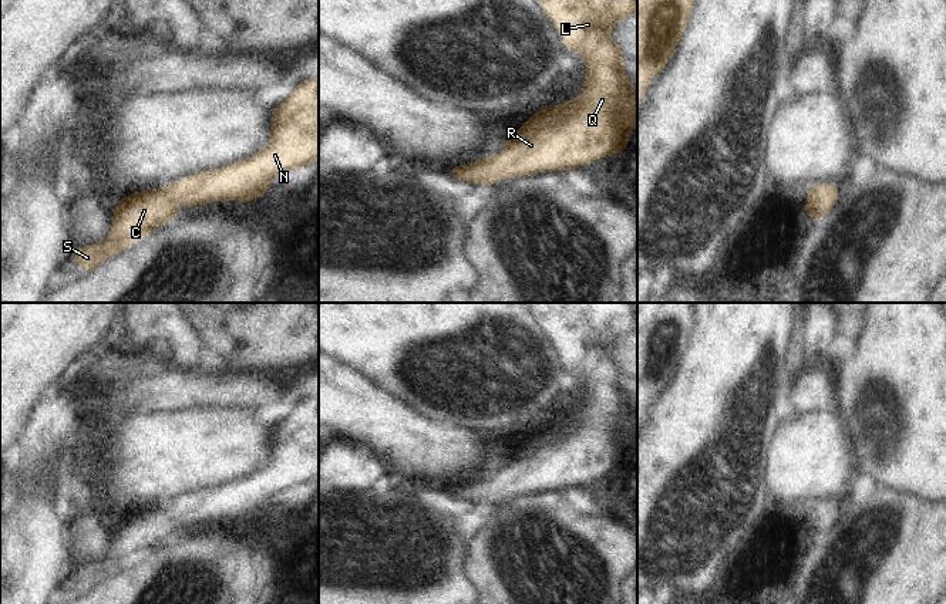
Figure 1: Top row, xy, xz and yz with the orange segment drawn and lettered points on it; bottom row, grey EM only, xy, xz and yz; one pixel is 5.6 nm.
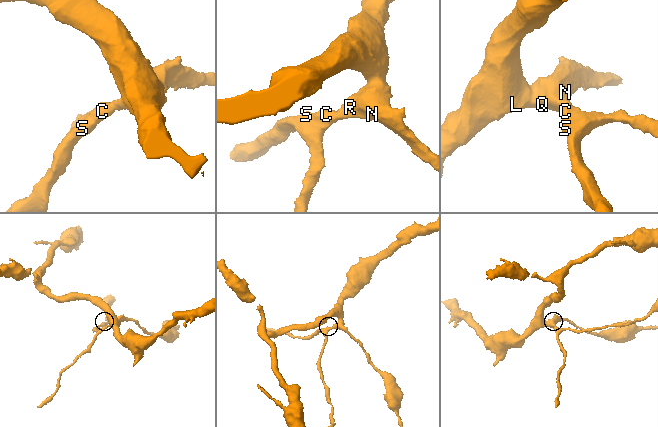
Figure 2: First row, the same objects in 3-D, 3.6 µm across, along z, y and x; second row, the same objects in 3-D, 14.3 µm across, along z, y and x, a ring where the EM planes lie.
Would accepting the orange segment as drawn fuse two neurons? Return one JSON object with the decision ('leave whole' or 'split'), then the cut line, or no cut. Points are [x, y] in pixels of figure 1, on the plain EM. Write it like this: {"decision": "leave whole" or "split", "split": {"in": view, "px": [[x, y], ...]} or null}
{"decision": "leave whole", "split": null}

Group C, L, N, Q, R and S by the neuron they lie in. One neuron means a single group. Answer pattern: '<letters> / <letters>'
C L N Q R S

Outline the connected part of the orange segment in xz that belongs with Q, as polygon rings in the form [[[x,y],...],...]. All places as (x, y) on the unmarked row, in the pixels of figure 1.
[[[529,303],[551,341],[559,350],[566,368],[580,371],[585,377],[586,391],[582,412],[563,422],[538,428],[512,455],[501,463],[504,472],[491,472],[468,483],[450,486],[450,492],[462,499],[484,505],[494,505],[498,496],[514,497],[538,490],[570,489],[593,482],[609,472],[622,475],[629,455],[637,442],[637,409],[622,385],[623,370],[613,358],[610,350],[617,340],[637,331],[637,303]]]

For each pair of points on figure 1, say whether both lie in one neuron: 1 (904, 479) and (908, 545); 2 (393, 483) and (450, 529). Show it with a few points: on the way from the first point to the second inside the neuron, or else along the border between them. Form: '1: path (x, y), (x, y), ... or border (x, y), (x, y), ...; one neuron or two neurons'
1: border (878, 486), (911, 492), (931, 502); two neurons
2: path (403, 499), (434, 529); one neuron

